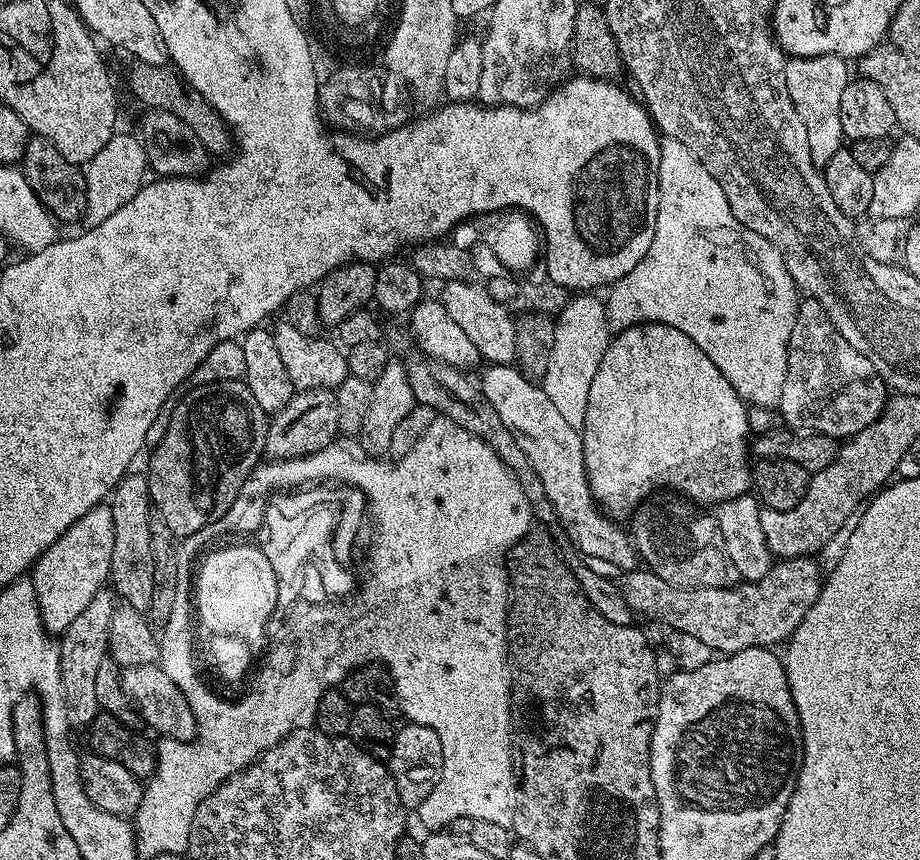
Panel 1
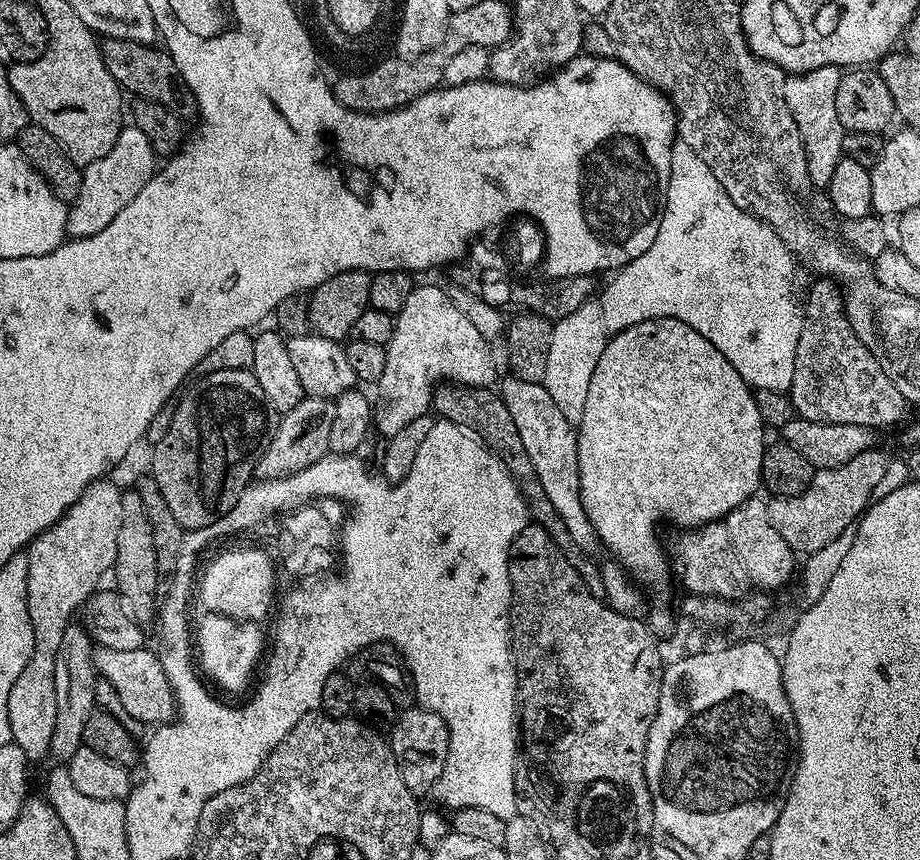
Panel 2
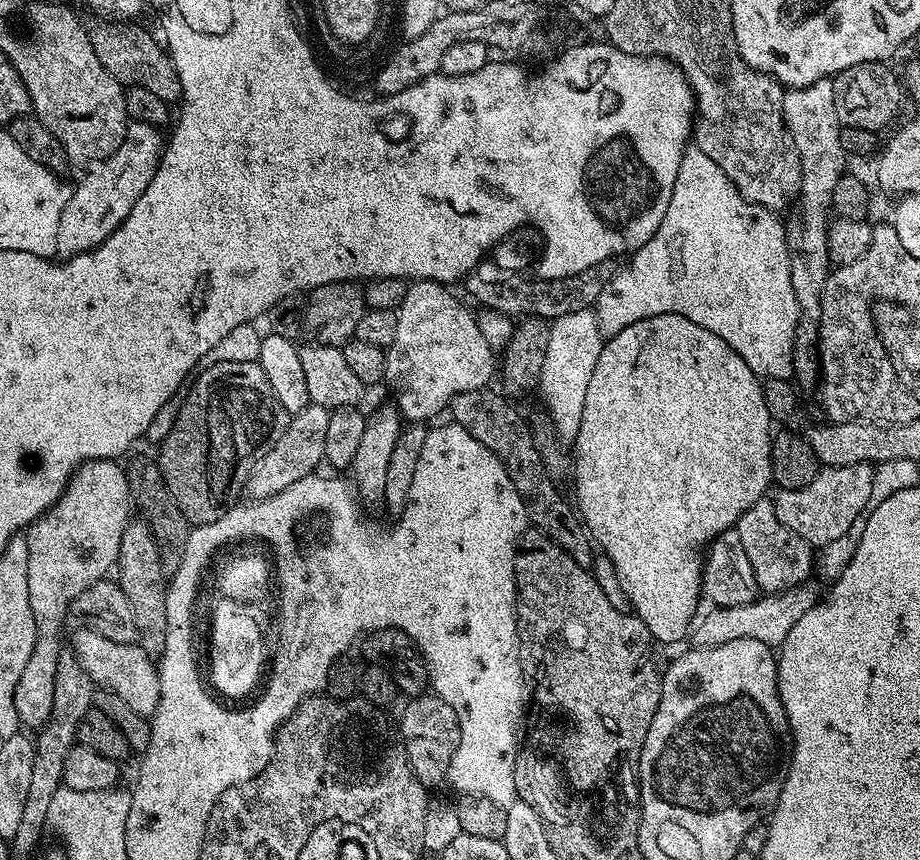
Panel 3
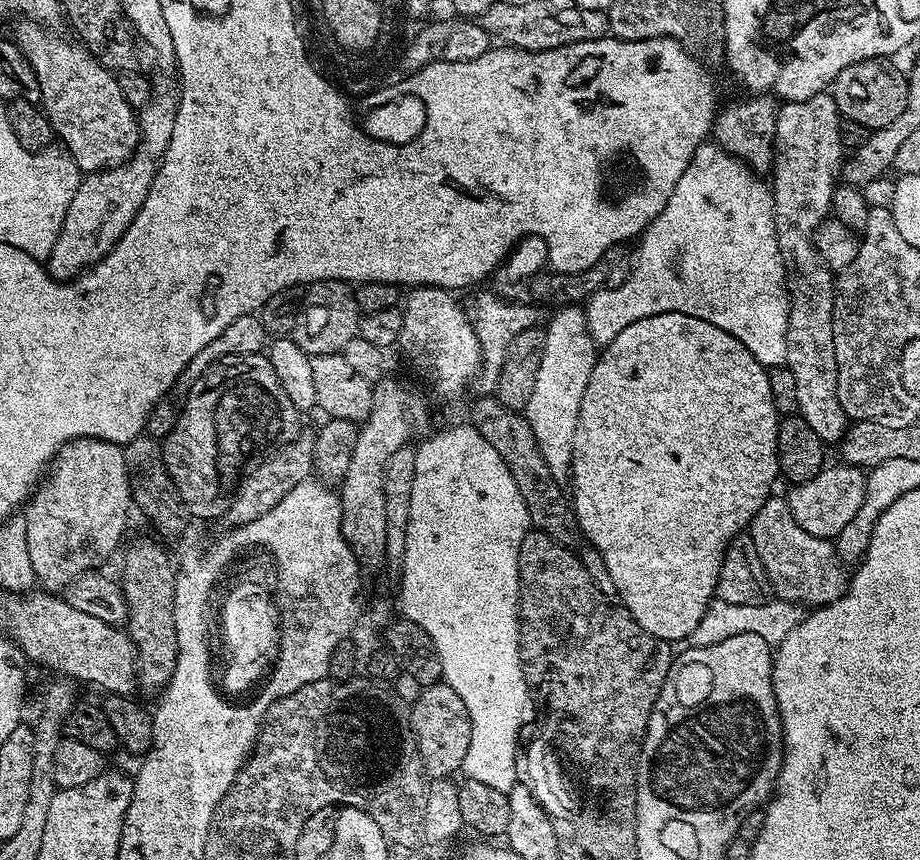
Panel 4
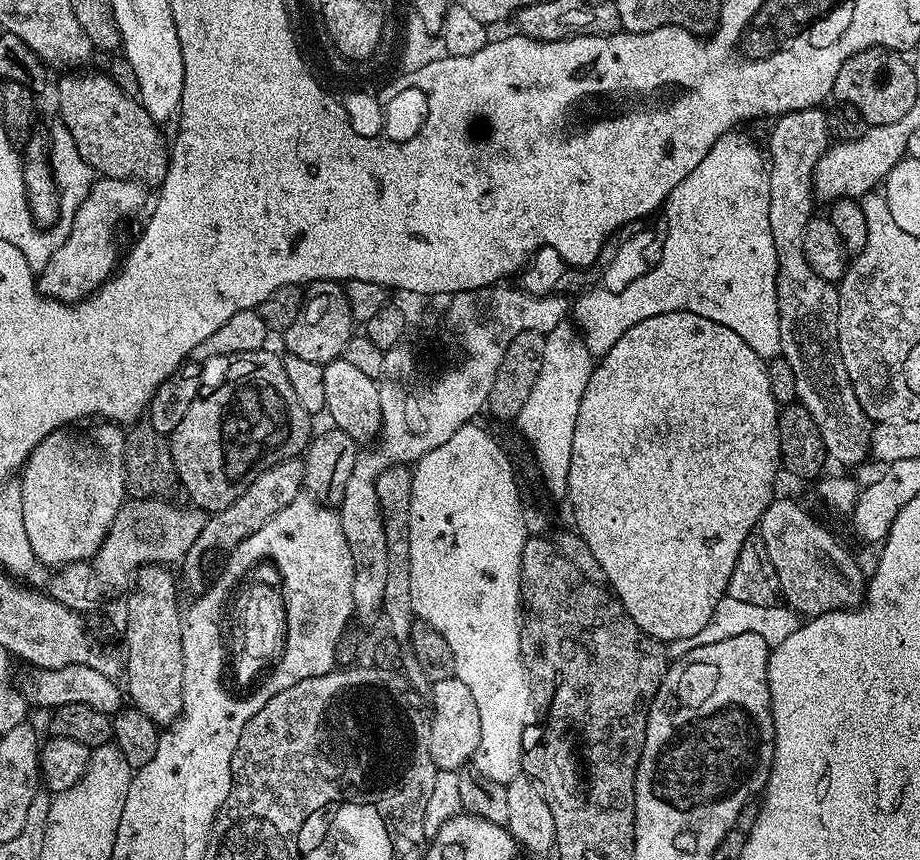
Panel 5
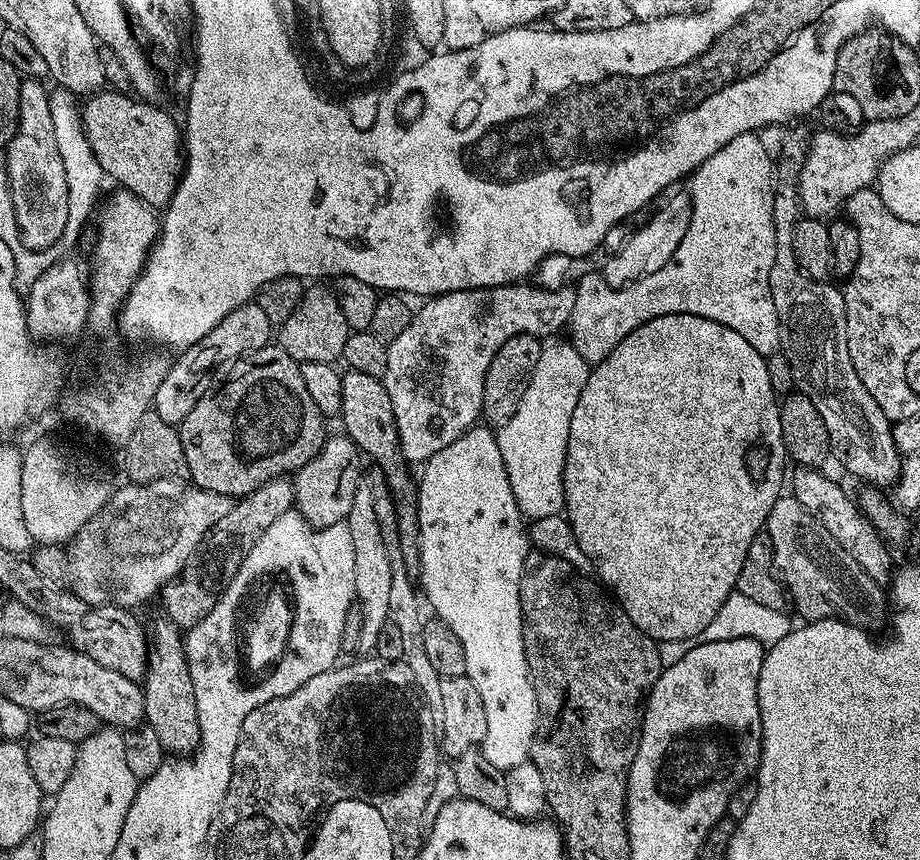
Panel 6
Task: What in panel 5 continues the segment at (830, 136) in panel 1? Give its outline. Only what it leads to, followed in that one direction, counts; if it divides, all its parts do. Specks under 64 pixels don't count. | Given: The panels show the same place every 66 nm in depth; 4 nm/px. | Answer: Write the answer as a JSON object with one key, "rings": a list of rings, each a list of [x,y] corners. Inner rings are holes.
{"rings":[[[820,106],[806,110],[794,110],[775,117],[773,124],[776,125],[773,126],[772,133],[768,136],[766,160],[768,181],[770,182],[770,230],[774,238],[774,254],[776,255],[780,356],[784,357],[793,368],[799,403],[804,405],[810,418],[814,418],[829,457],[833,461],[836,459],[840,464],[856,464],[864,455],[867,457],[870,452],[870,421],[868,415],[864,413],[863,406],[858,402],[836,345],[840,293],[833,281],[818,278],[818,274],[814,274],[814,270],[810,270],[810,262],[806,262],[806,250],[802,250],[806,222],[810,222],[814,215],[812,200],[814,201],[816,164],[830,146],[828,113]]]}

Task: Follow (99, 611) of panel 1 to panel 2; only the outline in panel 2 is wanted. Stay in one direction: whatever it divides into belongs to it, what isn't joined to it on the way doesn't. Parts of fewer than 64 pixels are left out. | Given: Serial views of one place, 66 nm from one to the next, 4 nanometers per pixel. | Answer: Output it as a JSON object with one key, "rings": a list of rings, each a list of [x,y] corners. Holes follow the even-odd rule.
{"rings":[[[74,622],[66,630],[62,638],[62,646],[58,646],[58,658],[54,658],[54,690],[58,702],[58,714],[54,718],[54,734],[50,738],[48,756],[51,759],[66,762],[74,754],[74,750],[82,747],[86,722],[92,712],[97,711],[94,698],[94,686],[98,679],[94,641],[89,629],[80,622]]]}

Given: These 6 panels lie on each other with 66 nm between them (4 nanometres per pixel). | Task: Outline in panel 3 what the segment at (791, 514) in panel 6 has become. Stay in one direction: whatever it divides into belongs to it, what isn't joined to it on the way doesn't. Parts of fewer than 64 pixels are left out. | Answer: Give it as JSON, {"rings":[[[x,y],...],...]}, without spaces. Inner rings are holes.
{"rings":[[[765,498],[754,502],[742,518],[738,518],[734,529],[742,542],[742,550],[746,550],[746,558],[750,558],[750,566],[754,566],[754,576],[761,593],[789,592],[791,588],[799,588],[809,579],[814,568],[814,548],[798,534],[794,534],[778,518],[776,505]]]}

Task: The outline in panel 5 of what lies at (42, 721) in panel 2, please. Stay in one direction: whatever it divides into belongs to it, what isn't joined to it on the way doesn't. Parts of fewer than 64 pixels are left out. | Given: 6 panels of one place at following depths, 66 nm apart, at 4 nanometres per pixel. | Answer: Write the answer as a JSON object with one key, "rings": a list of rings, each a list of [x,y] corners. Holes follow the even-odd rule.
{"rings":[[[111,422],[97,423],[97,428],[92,428],[89,432],[72,432],[76,430],[61,430],[51,432],[30,454],[30,458],[25,462],[22,471],[19,473],[20,489],[18,495],[22,506],[22,522],[26,522],[26,538],[30,538],[30,550],[34,550],[37,561],[41,565],[54,564],[53,566],[63,566],[78,563],[80,561],[91,561],[96,555],[96,551],[102,546],[118,510],[124,505],[126,499],[126,470],[124,469],[124,437],[125,433],[117,425]]]}

